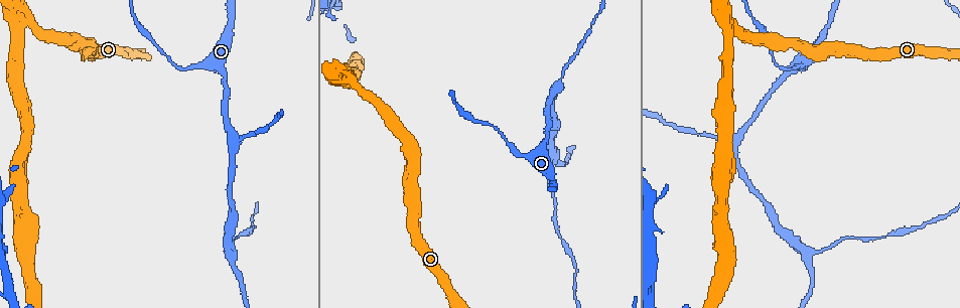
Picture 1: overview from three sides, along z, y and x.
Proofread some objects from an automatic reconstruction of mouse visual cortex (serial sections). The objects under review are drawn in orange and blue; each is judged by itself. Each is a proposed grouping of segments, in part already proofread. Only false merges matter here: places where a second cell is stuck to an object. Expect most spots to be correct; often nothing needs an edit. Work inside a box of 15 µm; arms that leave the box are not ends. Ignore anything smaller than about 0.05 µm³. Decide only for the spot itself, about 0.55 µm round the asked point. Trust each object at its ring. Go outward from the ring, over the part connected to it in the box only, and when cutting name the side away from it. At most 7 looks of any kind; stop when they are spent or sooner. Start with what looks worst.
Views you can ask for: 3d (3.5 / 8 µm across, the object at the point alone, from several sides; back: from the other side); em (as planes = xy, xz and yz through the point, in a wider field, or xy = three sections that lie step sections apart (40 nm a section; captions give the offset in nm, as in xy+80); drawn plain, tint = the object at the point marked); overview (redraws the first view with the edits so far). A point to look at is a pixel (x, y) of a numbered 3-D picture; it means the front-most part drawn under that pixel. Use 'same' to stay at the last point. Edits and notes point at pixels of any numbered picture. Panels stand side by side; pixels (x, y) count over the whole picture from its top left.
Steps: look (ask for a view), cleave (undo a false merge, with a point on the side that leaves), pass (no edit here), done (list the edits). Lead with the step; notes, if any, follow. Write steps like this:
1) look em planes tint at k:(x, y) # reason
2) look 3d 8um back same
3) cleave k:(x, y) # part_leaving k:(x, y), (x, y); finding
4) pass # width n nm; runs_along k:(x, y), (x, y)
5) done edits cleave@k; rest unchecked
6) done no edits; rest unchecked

look 3d 8um at 1:(233, 144) # calibre changes

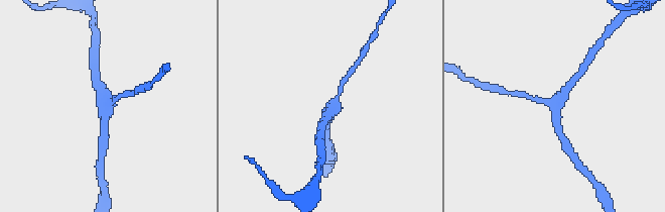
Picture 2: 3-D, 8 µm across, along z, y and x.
look em planes tint at 2:(329, 105) # arms 3; arm_widths 200, 300, 300 nm

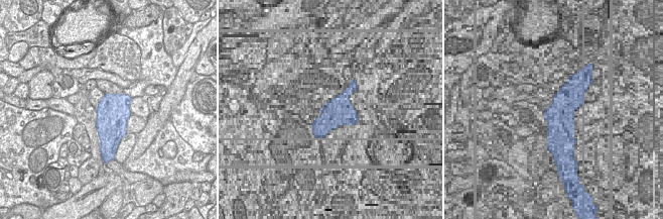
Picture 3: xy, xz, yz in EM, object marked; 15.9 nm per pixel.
pass # runs_along 2:(572, 82), (555, 104), (560, 134); continuous, no second cell

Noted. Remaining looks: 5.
look 3d 3.5um at 1:(717, 6) # abrupt turn

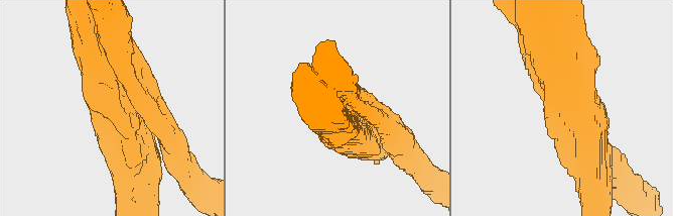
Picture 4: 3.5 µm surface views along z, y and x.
look em xy step 3 tint at 4:(566, 111)

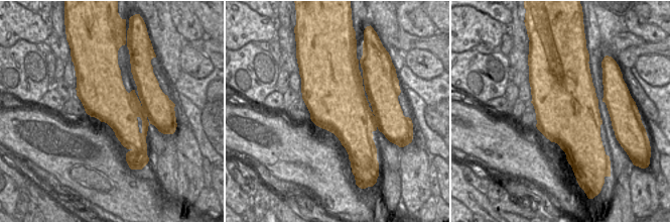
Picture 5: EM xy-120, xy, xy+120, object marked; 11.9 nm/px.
look em xy step 5 tint same # another direction

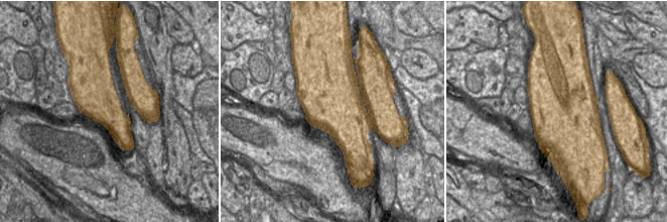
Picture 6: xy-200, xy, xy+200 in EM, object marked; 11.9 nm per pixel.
pass # runs_along 4:(166, 130), (129, 102), (132, 165); continuous, no second cell

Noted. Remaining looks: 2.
look 3d 3.5um at 1:(804, 68) # sudden change in width

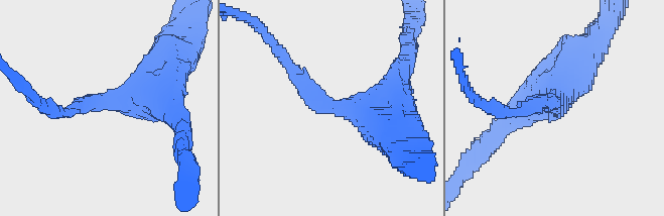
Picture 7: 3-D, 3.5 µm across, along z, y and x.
look em xy step 5 tint at 7:(330, 107)

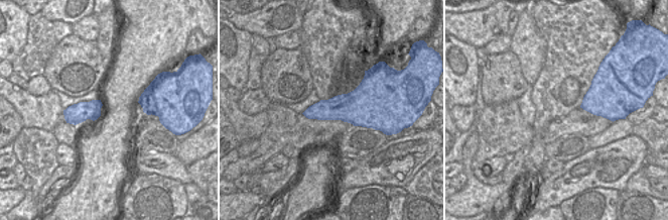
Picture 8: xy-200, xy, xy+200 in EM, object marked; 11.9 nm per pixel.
pass # runs_along 7:(392, 120), (327, 108), (287, 61); one cell here

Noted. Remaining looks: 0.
done no edits; rest unchecked

